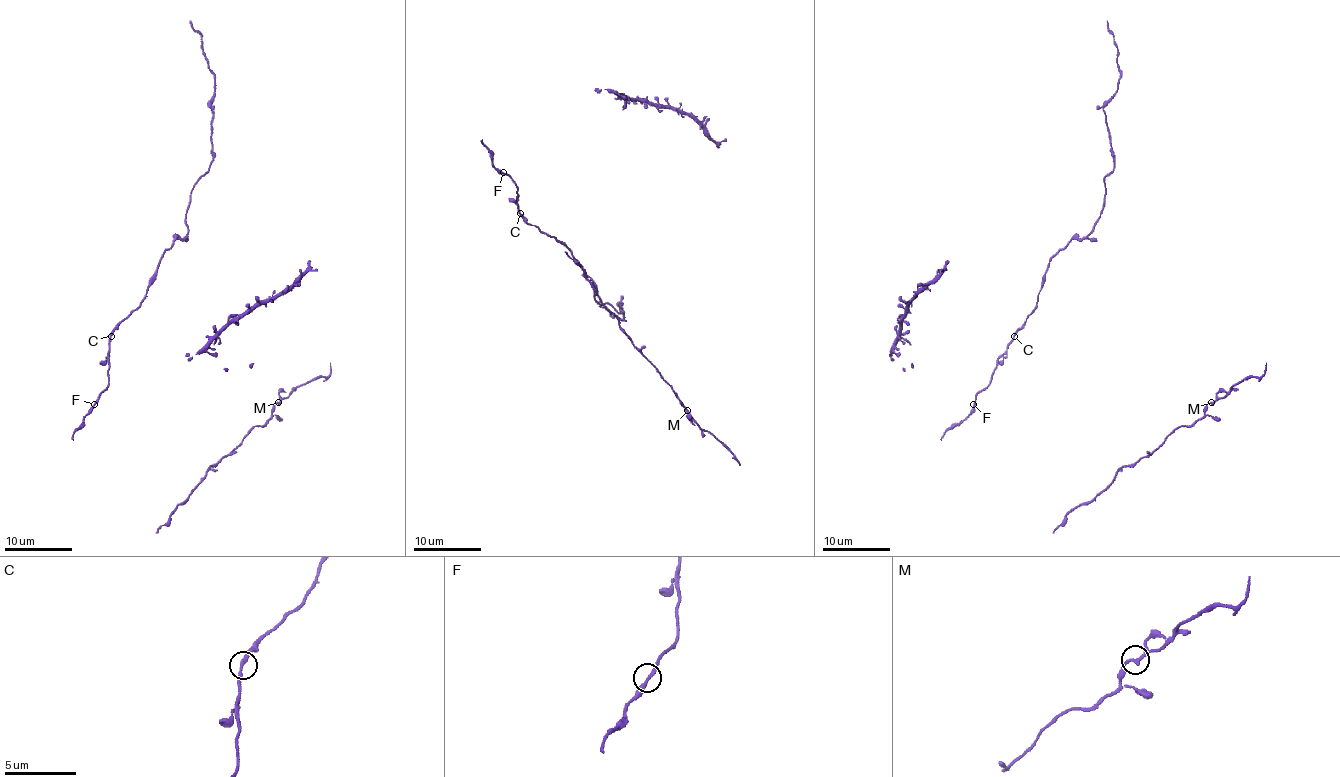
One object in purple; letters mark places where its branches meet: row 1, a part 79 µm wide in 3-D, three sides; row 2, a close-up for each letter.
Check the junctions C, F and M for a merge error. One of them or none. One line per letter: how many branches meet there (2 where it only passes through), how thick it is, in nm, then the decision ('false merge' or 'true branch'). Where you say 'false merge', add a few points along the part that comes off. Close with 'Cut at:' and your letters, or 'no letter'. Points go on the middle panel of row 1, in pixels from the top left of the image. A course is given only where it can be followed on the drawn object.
C: 2 branches meet; 220 nm thick; true branch
F: 2 branches meet; 260 nm thick; true branch
M: 2 branches meet; 200 nm thick; false merge; foreign part runs (687, 410), (739, 464)
Cut at: M

